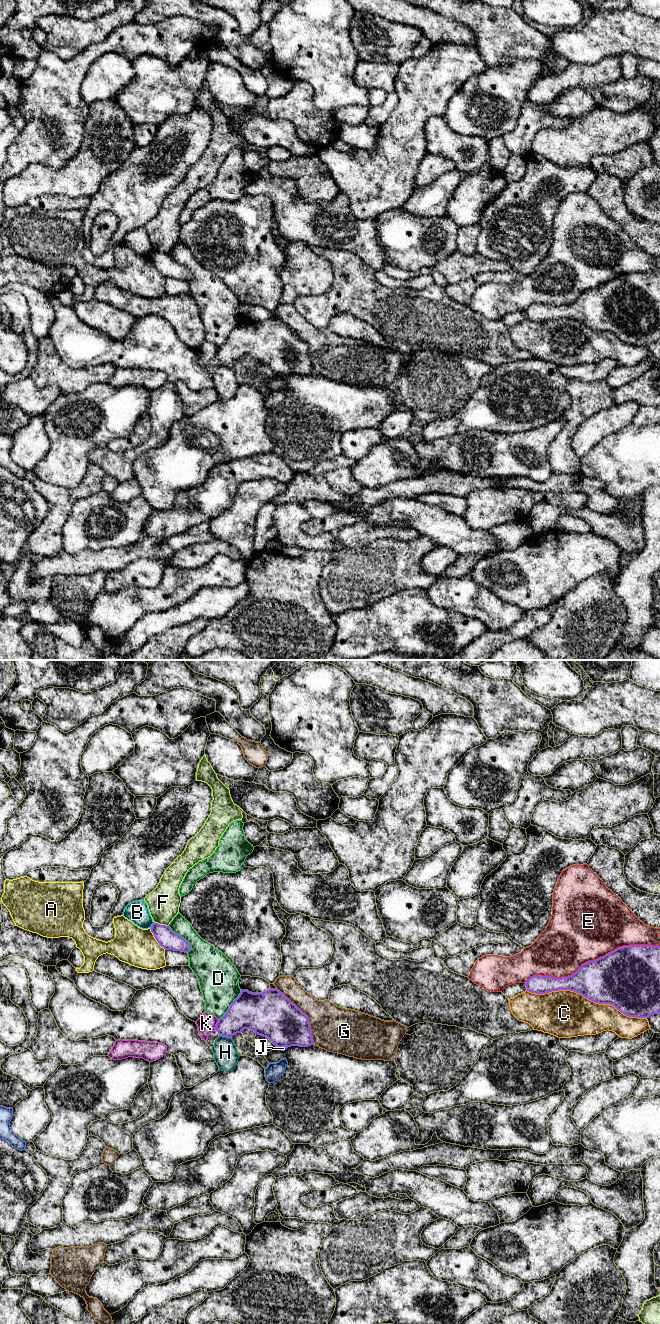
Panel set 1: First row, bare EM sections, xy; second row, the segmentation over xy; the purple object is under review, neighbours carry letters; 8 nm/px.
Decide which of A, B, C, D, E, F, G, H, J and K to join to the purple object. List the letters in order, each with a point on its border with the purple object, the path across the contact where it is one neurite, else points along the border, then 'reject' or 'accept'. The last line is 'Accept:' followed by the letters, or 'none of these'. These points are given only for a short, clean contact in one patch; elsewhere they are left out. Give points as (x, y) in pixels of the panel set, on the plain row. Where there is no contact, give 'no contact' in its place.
A: xy (155, 266) | reject
B: xy (152, 253) | along xy (154, 250), (150, 256) | reject
C: xy (586, 325) | reject
D: xy (183, 266) | reject
E: xy (591, 289) | reject
F: xy (161, 253) | reject
G: xy (306, 343) | reject
H: xy (225, 364) | reject
J: xy (283, 374) | reject
K: xy (216, 352) | reject
Accept: none of these

